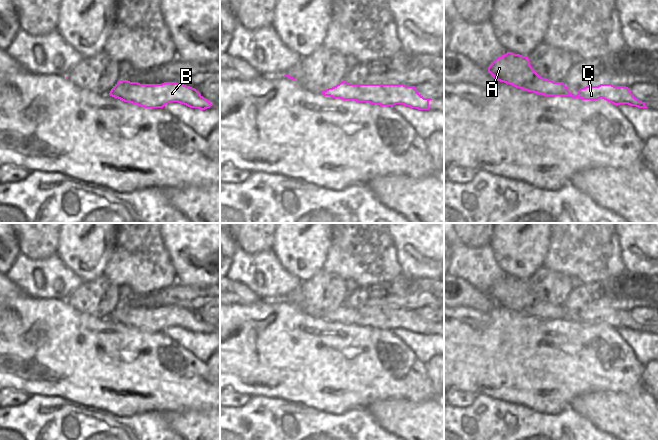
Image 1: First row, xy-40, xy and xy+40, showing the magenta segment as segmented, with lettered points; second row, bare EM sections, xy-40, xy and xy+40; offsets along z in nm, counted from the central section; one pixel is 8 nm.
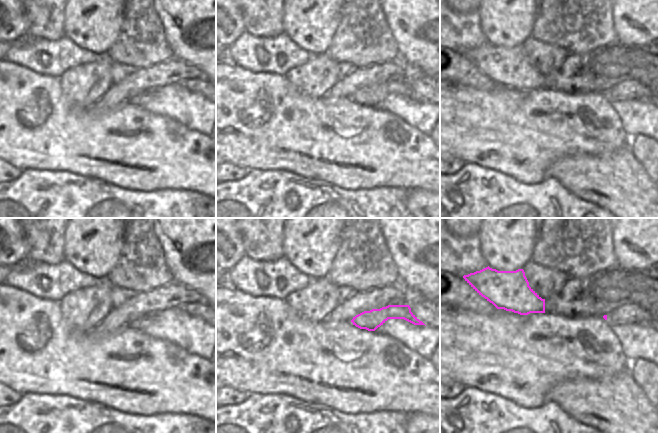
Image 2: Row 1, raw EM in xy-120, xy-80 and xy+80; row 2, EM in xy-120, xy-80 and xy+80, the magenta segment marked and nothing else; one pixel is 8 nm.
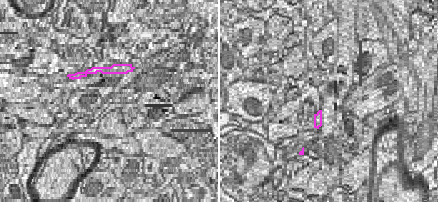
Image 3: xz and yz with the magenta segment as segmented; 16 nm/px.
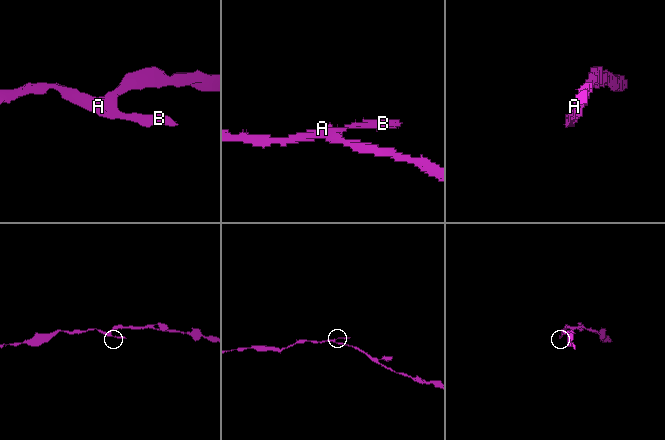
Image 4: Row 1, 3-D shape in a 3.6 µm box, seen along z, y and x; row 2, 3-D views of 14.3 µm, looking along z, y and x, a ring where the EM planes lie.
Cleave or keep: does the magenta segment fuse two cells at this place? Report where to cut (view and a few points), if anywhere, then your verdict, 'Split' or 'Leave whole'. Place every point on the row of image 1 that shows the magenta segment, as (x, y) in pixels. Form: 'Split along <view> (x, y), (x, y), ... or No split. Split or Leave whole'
No split. Leave whole.

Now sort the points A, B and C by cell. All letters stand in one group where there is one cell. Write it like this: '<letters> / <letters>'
A B C

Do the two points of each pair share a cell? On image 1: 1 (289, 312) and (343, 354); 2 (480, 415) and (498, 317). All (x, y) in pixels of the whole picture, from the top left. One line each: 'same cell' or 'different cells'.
1: same cell
2: different cells

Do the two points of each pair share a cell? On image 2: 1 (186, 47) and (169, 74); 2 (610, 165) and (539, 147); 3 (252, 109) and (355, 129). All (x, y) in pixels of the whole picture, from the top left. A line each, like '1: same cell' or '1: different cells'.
1: different cells
2: different cells
3: same cell

